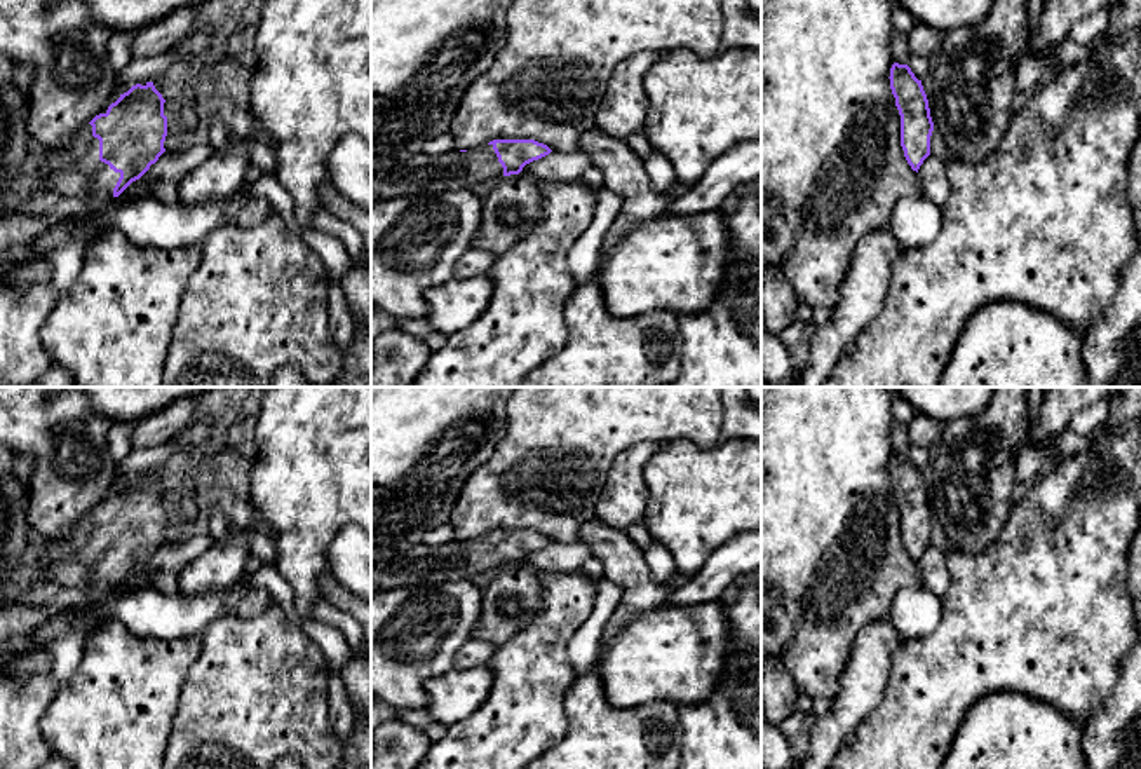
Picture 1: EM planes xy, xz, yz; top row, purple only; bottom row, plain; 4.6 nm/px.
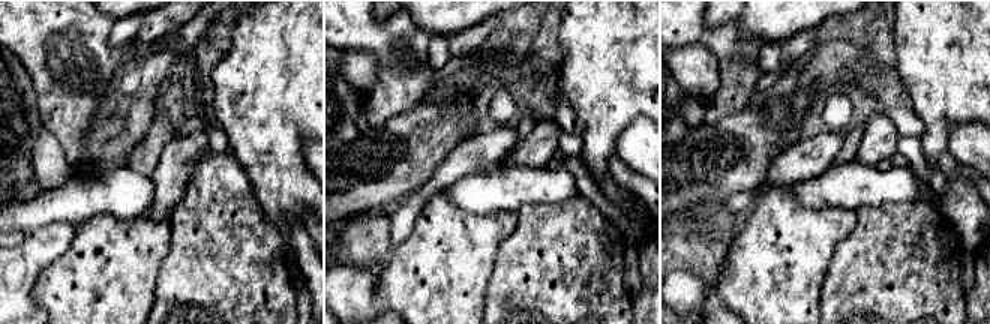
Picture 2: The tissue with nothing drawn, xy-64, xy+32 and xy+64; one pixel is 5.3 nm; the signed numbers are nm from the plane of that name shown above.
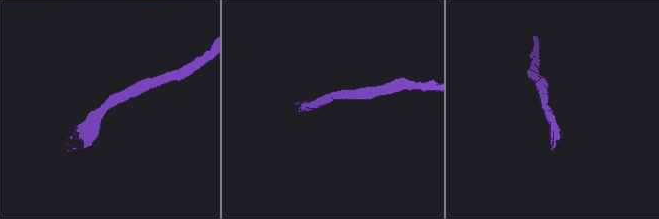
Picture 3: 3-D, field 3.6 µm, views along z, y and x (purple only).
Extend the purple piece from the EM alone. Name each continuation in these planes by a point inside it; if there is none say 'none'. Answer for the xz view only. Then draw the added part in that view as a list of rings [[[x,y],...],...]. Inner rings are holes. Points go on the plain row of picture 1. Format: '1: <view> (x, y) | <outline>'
1: xz (455, 560) | [[[483,535],[469,542],[455,539],[441,546],[420,542],[408,548],[388,565],[373,565],[371,591],[388,591],[435,581],[472,581],[477,574],[498,567],[503,567],[503,558],[493,535]]]

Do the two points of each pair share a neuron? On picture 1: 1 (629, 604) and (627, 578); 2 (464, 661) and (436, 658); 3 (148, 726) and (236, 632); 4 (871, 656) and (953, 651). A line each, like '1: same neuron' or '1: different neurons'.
1: same neuron
2: different neurons
3: different neurons
4: different neurons

